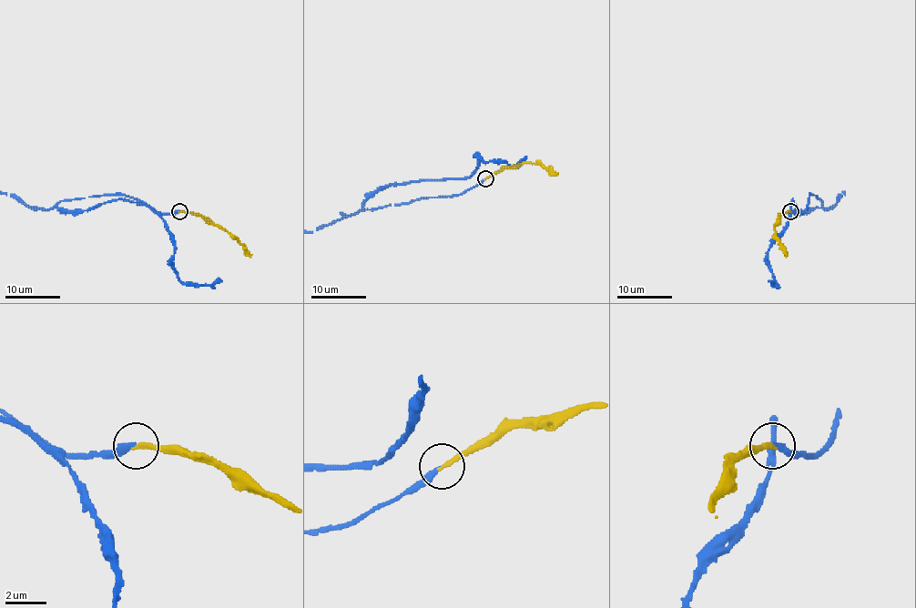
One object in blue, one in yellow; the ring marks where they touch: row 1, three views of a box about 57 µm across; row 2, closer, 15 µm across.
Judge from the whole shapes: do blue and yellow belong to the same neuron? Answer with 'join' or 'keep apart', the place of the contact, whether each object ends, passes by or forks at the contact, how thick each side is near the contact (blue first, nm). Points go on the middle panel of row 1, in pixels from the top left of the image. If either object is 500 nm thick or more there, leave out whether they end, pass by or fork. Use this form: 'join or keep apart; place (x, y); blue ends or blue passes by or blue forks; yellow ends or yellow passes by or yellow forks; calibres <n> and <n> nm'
join; place (485, 178); blue ends; yellow ends; calibres 280 and 240 nm

